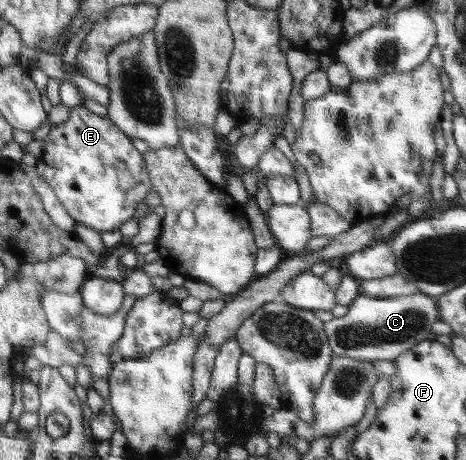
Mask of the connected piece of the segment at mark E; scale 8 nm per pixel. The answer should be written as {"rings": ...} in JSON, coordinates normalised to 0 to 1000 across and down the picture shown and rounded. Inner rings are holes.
{"rings":[[[176,230],[150,237],[144,263],[114,274],[103,291],[73,363],[105,396],[159,485],[221,507],[255,498],[290,470],[294,446],[326,402],[307,337],[290,324],[281,298],[232,257]]]}

